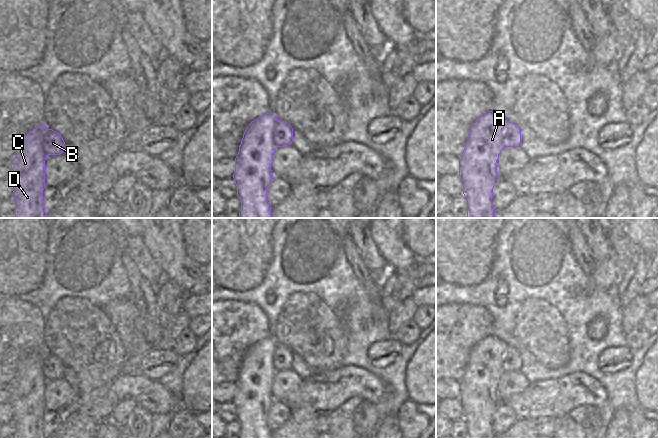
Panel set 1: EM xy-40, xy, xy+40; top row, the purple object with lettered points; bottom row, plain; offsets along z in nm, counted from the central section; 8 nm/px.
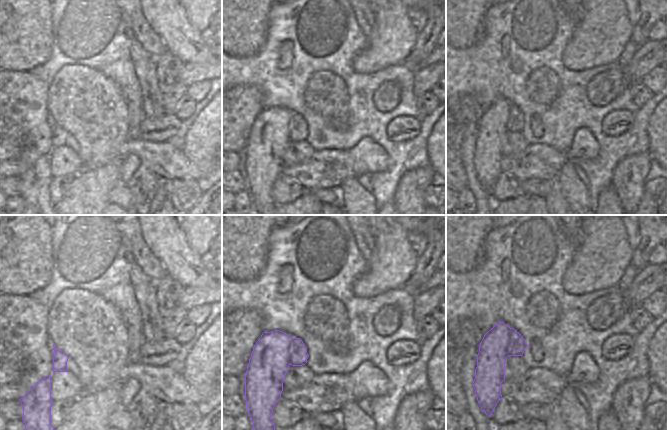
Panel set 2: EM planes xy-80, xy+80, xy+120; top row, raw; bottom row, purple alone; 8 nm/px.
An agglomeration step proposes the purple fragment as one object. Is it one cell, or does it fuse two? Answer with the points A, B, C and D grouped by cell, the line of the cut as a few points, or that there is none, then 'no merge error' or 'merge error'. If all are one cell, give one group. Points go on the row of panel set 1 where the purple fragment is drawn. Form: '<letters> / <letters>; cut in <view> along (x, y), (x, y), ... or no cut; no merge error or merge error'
A B C D; no cut; no merge error

